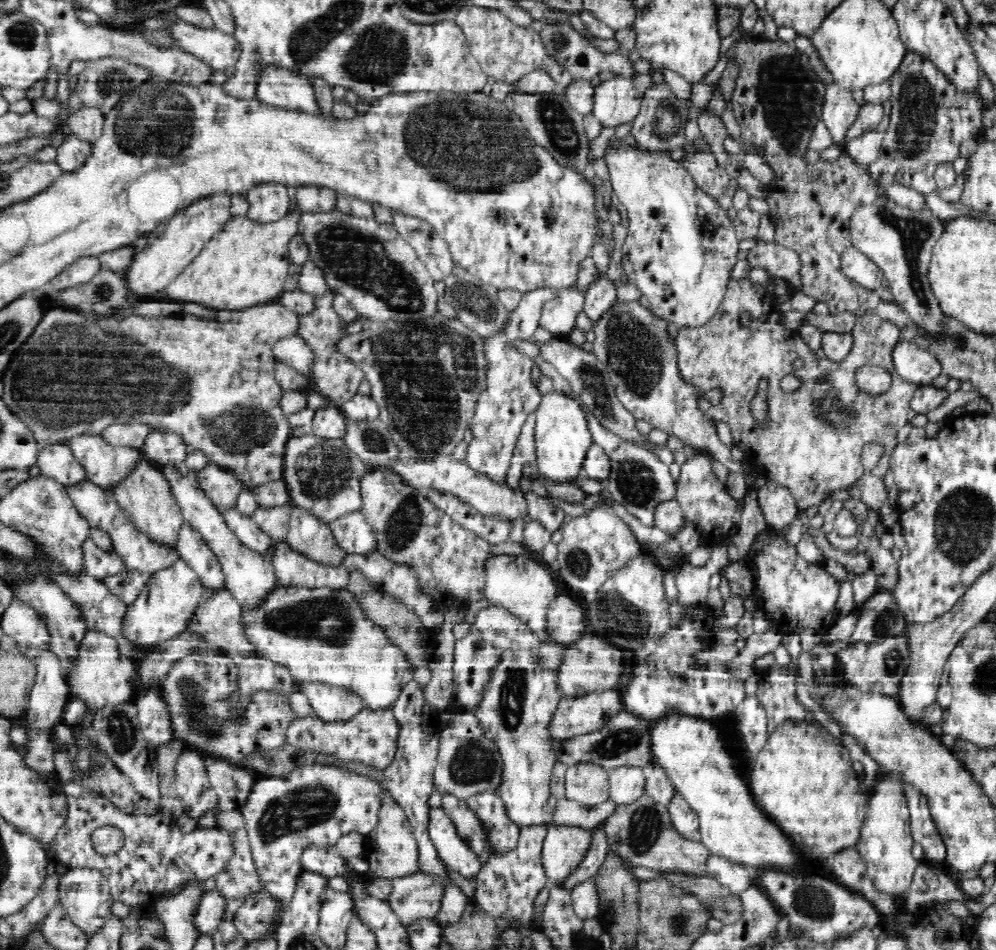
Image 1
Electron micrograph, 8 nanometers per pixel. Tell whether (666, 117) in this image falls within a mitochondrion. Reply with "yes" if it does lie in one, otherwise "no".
yes

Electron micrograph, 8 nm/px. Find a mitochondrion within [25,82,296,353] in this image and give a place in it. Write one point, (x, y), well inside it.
(160, 122)

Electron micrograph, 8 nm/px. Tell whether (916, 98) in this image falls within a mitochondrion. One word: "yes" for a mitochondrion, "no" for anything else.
yes

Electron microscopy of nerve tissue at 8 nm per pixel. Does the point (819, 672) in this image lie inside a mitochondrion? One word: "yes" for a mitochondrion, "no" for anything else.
no

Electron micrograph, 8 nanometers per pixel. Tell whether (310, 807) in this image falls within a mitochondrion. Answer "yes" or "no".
yes

